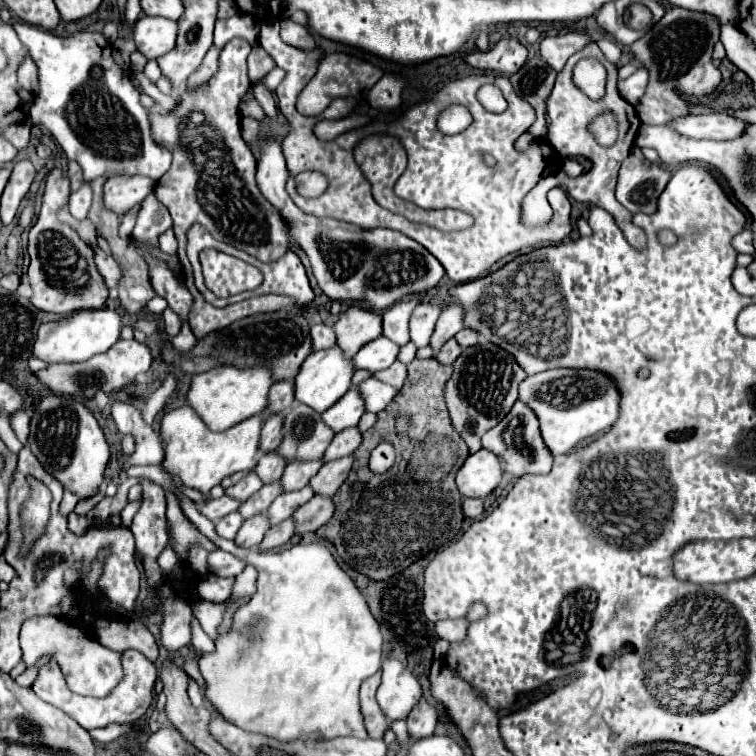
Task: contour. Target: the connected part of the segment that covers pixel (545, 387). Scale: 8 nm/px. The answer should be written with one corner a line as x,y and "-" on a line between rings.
557,368
527,376
519,384
519,400
539,418
541,438
553,456
567,454
597,432
609,430
619,416
619,392
615,384
605,374
593,370

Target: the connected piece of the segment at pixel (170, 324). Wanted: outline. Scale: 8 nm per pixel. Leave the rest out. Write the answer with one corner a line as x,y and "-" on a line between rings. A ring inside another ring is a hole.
167,306
165,310
163,310
163,326
165,326
165,332
173,338
173,336
177,336
179,334
179,330
181,330
181,320
179,320
179,316

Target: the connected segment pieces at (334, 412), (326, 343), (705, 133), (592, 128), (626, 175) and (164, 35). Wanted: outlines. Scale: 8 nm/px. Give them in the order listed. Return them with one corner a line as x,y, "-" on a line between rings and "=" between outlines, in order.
351,388
329,410
323,412
321,420
337,434
345,428
357,426
361,414
363,414
363,402
359,402
359,394
355,394
355,388
=
315,324
311,328
311,342
313,342
313,352
327,350
327,348
335,346
335,332
331,330
331,326
=
711,112
711,114
701,114
701,116
679,118
671,124
671,128
689,138
731,140
731,138
739,138
749,128
749,122
743,122
725,112
=
603,112
589,124
589,132
593,132
595,140
601,146
613,146
617,140
617,118
613,112
=
633,146
631,154
621,164
615,198
633,214
653,214
657,210
657,198
665,190
669,178
669,170
649,162
641,148
=
141,16
133,26
133,42
147,60
155,60
175,48
175,38
177,22
167,18

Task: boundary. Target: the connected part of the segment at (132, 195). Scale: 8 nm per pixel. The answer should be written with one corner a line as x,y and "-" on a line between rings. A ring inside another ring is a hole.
115,176
103,184
105,208
117,216
127,214
135,204
139,204
147,194
153,192
151,178
139,176

